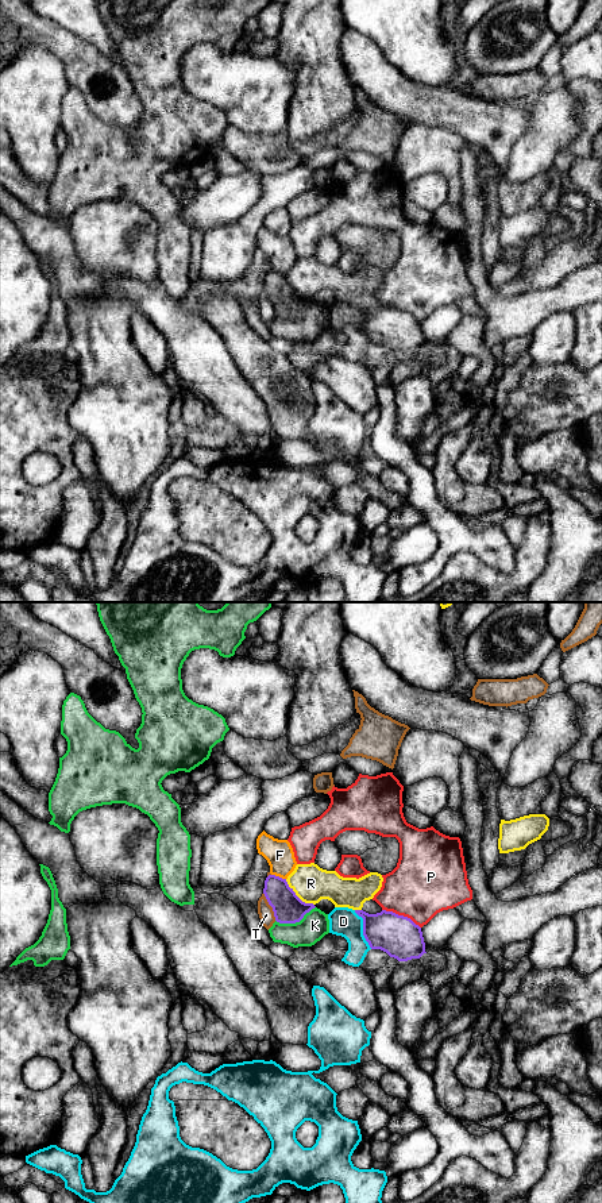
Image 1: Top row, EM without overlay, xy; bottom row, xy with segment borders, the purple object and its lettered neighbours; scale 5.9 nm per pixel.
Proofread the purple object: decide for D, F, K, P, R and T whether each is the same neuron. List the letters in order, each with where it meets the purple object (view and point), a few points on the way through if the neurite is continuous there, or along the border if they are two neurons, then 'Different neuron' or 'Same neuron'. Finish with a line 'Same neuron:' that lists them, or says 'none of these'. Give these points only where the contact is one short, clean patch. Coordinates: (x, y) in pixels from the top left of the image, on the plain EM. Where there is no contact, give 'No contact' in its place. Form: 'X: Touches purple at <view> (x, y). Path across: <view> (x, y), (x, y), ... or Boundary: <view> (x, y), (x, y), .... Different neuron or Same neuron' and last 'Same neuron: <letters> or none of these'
D: Touches purple at xy (363, 324). Boundary: xy (354, 305), (362, 313), (362, 330), (371, 343). Different neuron
F: Touches purple at xy (278, 272). Different neuron
K: Touches purple at xy (294, 317). Boundary: xy (315, 301), (298, 316), (276, 316). Different neuron
P: Touches purple at xy (401, 311). Different neuron
R: Touches purple at xy (296, 290). Different neuron
T: Touches purple at xy (270, 300). Boundary: xy (263, 288), (276, 315). Different neuron
Same neuron: none of these

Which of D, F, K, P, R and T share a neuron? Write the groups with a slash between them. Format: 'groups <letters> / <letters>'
groups D / F / K / P / R / T

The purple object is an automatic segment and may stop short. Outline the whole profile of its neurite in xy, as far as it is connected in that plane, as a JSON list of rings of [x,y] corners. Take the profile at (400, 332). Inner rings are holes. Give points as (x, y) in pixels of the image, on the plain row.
[[[386,305],[355,308],[363,313],[363,331],[371,344],[381,344],[398,356],[420,354],[427,348],[421,323],[410,313]]]

